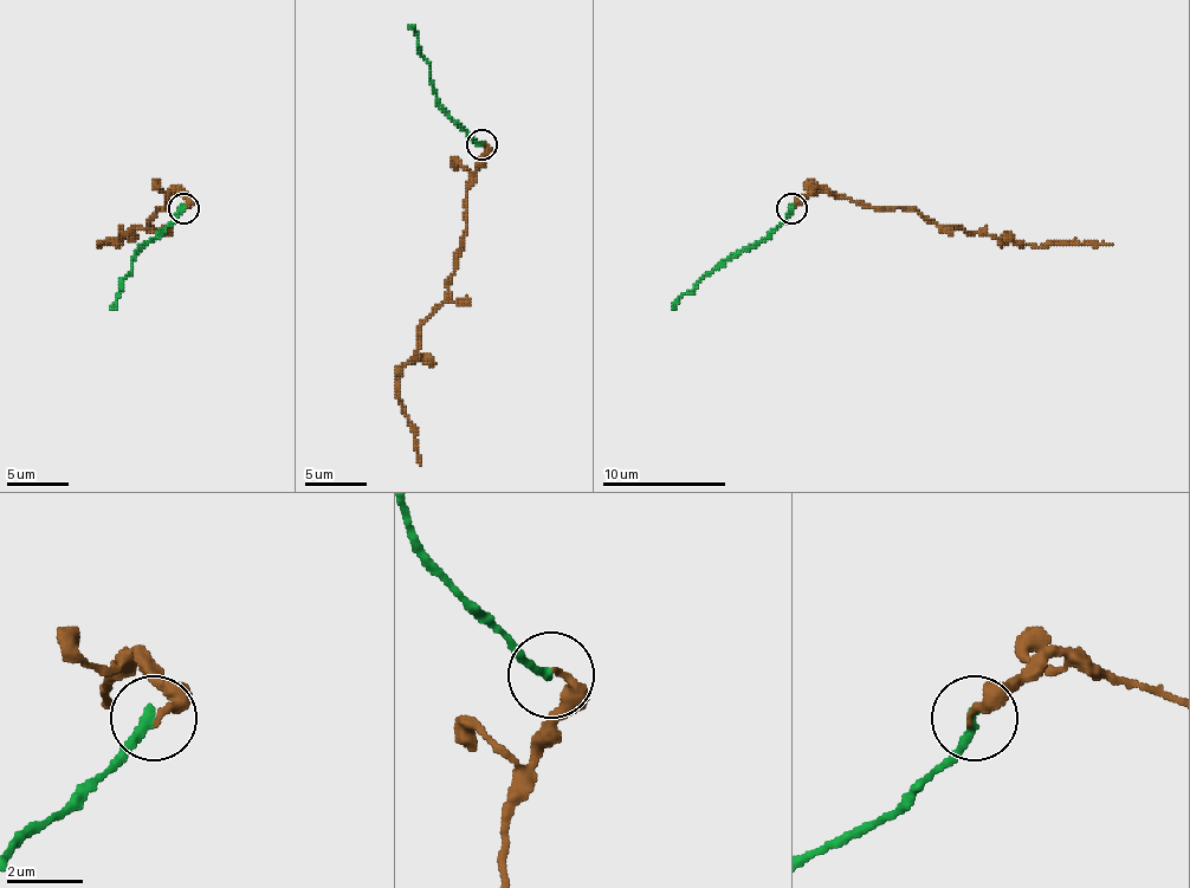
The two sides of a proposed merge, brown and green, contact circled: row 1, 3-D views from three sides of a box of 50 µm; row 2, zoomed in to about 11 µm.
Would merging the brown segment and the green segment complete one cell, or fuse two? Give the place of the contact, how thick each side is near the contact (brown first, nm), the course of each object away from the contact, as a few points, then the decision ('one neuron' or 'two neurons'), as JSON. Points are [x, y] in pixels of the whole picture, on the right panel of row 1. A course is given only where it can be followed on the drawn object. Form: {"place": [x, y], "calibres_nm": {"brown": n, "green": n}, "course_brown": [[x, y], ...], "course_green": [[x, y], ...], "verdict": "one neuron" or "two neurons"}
{"place": [791, 208], "calibres_nm": {"brown": 190, "green": 260}, "course_brown": [[789, 207], [816, 189], [829, 189], [839, 198], [897, 207], [946, 226], [1026, 245], [1048, 247], [1112, 245]], "course_green": [[793, 207], [747, 251], [731, 253], [672, 309]], "verdict": "two neurons"}

